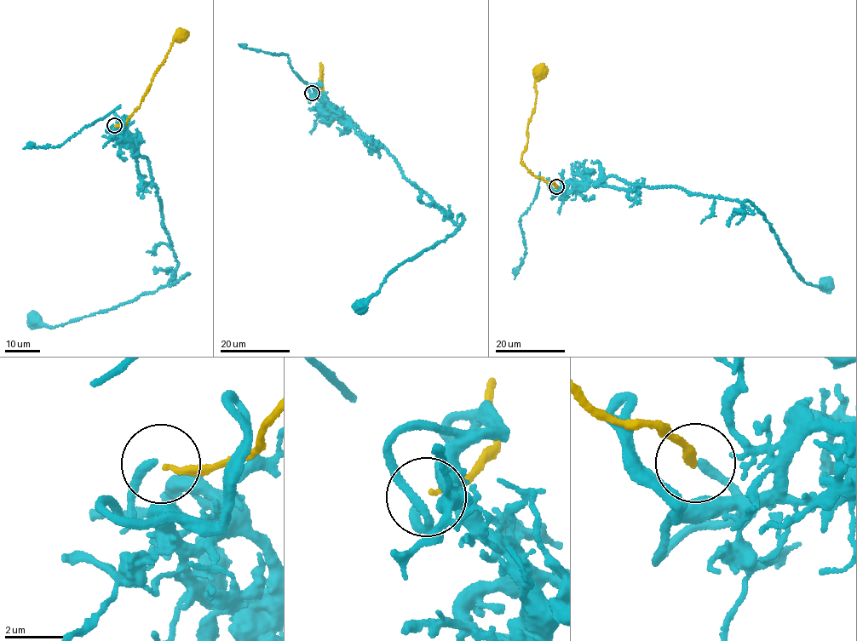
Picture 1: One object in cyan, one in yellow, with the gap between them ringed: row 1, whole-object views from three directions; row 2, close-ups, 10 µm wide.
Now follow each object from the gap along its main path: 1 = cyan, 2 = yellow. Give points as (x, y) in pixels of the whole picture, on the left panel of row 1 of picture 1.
1: (113, 125), (109, 132), (147, 161), (178, 266), (174, 283), (187, 274), (51, 328), (35, 320)
2: (114, 126), (125, 123), (139, 106), (173, 39), (181, 36)

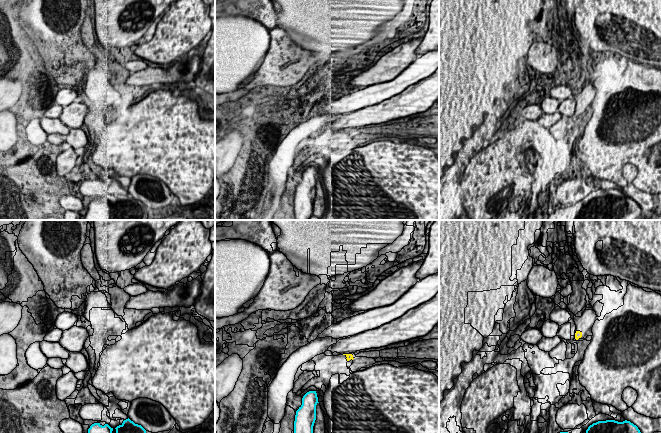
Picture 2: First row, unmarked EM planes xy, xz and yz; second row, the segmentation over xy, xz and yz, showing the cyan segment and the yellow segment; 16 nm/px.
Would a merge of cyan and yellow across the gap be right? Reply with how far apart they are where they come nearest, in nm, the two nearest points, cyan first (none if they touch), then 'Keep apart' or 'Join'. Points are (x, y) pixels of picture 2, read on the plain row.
Distance 700 nm. Across: xz (315, 167), (347, 136). Keep apart

